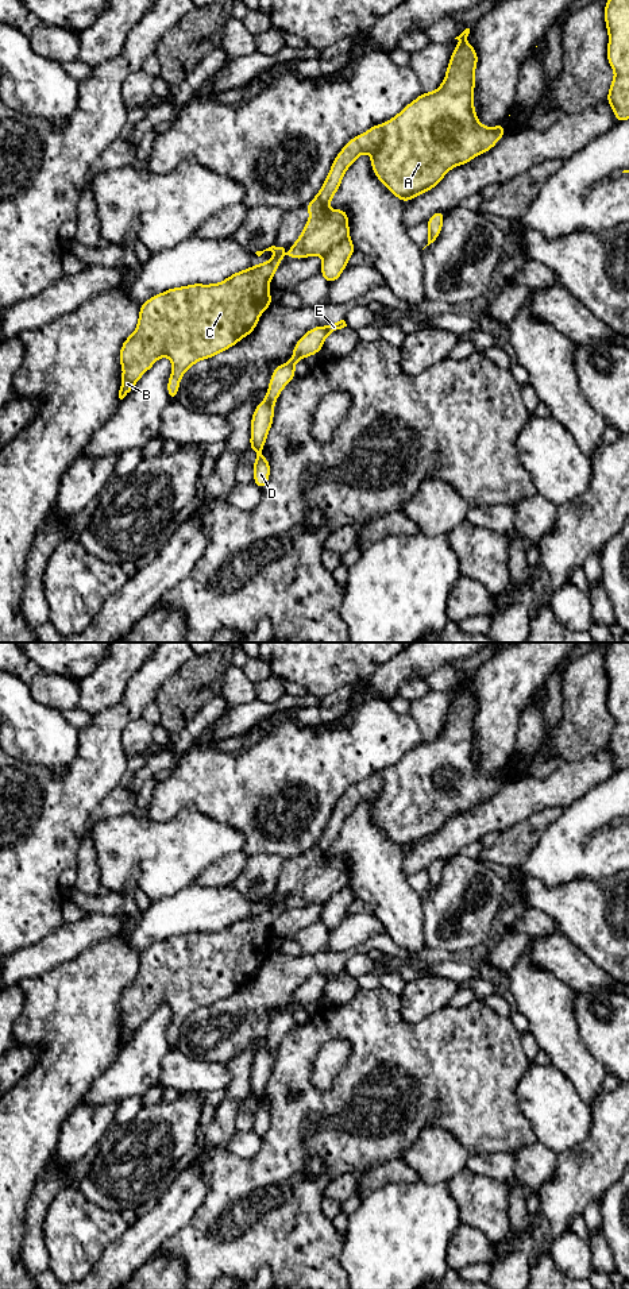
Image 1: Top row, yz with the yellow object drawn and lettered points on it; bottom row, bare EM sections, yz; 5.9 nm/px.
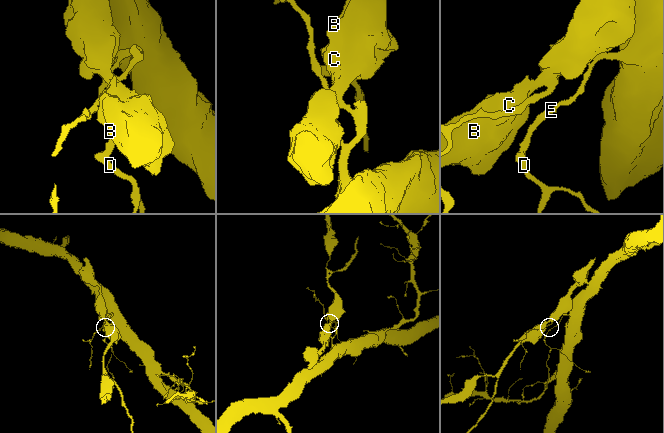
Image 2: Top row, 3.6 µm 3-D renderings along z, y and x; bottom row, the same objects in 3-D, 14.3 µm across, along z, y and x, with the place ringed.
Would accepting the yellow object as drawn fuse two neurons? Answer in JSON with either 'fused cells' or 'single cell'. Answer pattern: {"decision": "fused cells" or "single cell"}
{"decision": "fused cells"}

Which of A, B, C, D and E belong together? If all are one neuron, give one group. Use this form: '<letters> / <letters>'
A B C / D E

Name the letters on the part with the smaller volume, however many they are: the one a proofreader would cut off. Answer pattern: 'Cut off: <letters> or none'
Cut off: A, B, C

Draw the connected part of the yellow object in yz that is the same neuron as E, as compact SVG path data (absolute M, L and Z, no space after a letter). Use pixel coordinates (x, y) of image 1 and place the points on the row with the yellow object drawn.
M340 320L331 325L314 327L309 329L294 344L294 351L290 360L285 364L279 364L273 371L270 385L265 400L255 408L251 420L251 443L250 451L256 451L254 467L254 483L262 490L266 487L270 476L270 463L261 454L265 447L267 433L273 424L275 400L283 390L283 387L296 377L294 366L300 359L310 355L316 355L324 346L325 337L335 331L347 327L344 320Z

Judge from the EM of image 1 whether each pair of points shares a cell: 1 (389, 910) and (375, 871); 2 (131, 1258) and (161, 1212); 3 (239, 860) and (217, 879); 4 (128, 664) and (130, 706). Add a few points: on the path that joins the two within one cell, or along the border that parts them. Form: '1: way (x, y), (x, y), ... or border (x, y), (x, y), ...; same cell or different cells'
1: way (389, 900), (389, 895), (379, 880); same cell
2: way (135, 1247), (158, 1223); same cell
3: way (234, 864), (223, 873); same cell
4: border (149, 657), (130, 679), (123, 697), (110, 707); different cells

